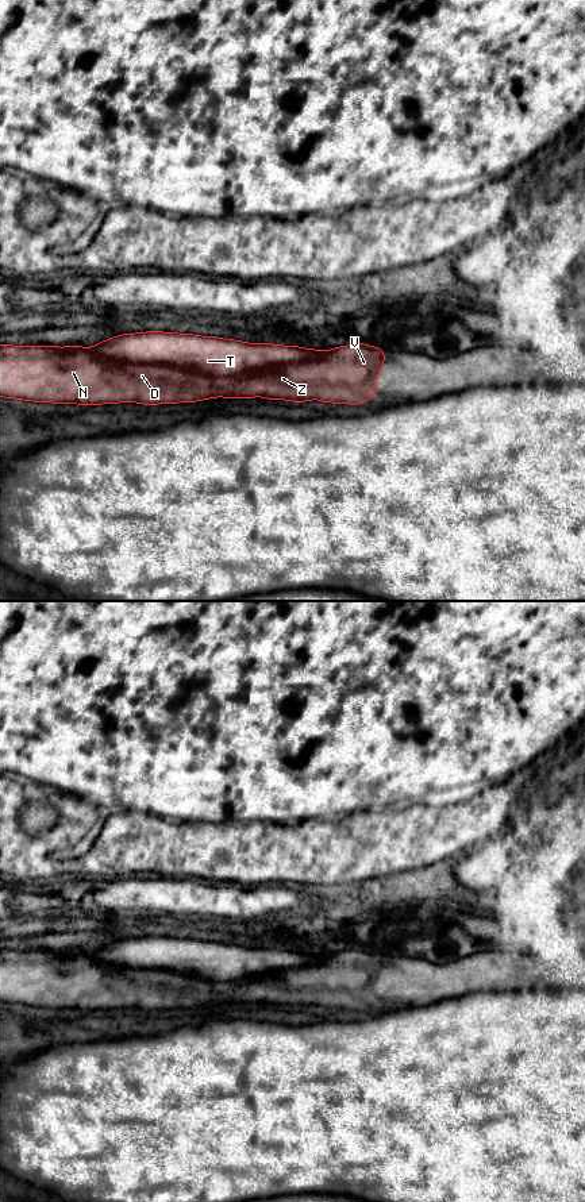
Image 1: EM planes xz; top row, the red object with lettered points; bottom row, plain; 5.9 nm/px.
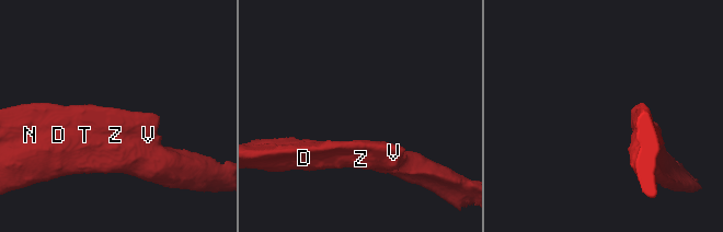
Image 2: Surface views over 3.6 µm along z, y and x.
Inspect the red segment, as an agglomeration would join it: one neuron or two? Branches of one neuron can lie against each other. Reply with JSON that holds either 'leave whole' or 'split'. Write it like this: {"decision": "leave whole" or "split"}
{"decision": "split"}

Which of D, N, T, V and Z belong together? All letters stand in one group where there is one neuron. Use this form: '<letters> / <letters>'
D N V Z / T

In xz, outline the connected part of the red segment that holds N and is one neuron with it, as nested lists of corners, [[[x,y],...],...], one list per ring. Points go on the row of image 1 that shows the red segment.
[[[366,343],[357,344],[346,344],[342,347],[335,347],[332,350],[315,350],[316,355],[311,359],[303,359],[299,362],[284,363],[280,366],[274,366],[263,370],[247,371],[240,375],[212,375],[207,373],[197,373],[189,369],[177,367],[173,365],[161,365],[161,363],[130,363],[115,361],[111,358],[99,358],[92,355],[86,347],[81,346],[12,346],[12,344],[0,344],[0,397],[7,398],[19,398],[24,401],[34,402],[53,402],[53,404],[78,404],[78,405],[101,405],[101,404],[118,404],[118,402],[139,402],[143,405],[158,405],[158,404],[177,404],[177,402],[196,402],[200,400],[209,400],[215,397],[226,397],[226,398],[251,398],[251,397],[265,397],[268,400],[288,400],[293,402],[304,402],[308,400],[319,400],[324,402],[336,402],[336,404],[351,404],[359,405],[367,400],[372,400],[377,396],[378,385],[376,377],[380,374],[382,365],[385,363],[382,347],[370,347]]]

